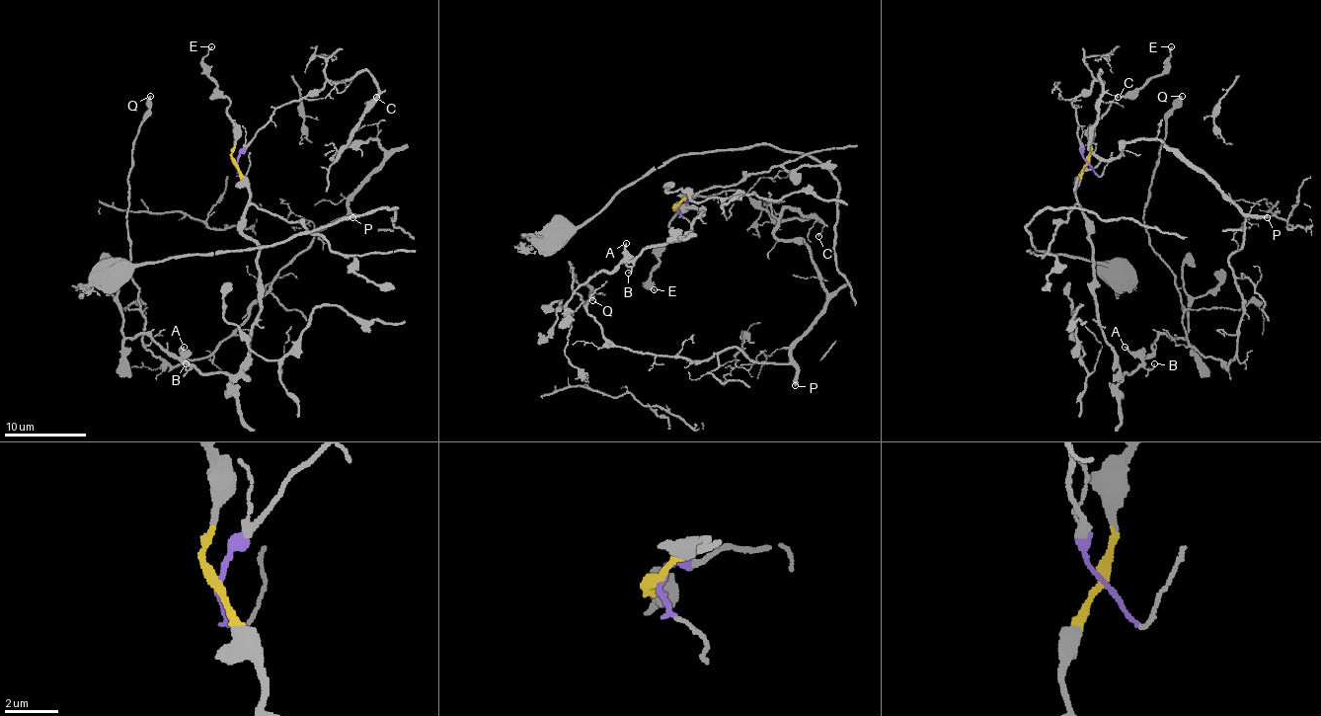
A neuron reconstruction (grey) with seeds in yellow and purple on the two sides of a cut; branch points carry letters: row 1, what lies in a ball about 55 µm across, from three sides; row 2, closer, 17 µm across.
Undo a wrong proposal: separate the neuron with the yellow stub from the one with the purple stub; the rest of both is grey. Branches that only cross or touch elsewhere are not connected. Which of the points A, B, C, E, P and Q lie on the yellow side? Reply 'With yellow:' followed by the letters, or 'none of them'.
With yellow: A, B, E

